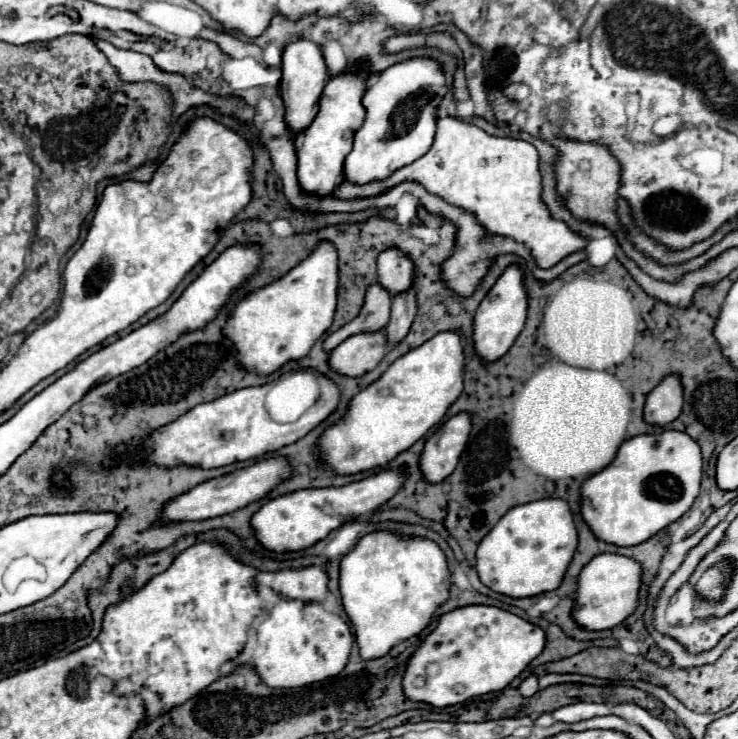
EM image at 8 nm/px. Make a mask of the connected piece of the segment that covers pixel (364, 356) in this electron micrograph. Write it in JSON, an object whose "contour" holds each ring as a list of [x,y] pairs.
{"contour":[[[382,330],[374,334],[354,334],[330,352],[328,366],[338,374],[360,378],[374,370],[386,352],[388,342]]]}

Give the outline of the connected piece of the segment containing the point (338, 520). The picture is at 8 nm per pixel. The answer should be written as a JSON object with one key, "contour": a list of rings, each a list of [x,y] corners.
{"contour":[[[386,470],[376,476],[340,486],[340,488],[310,488],[310,490],[296,490],[274,500],[268,500],[260,506],[250,518],[250,528],[254,538],[270,552],[298,552],[304,548],[314,546],[316,542],[324,540],[332,530],[340,528],[346,522],[356,520],[358,516],[380,508],[388,502],[398,488],[402,486],[404,476],[402,470]]]}

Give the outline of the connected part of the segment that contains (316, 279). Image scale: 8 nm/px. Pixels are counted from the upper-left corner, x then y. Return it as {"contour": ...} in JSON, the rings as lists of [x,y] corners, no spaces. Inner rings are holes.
{"contour":[[[320,242],[306,260],[302,260],[286,276],[278,278],[278,282],[252,290],[244,298],[236,300],[222,326],[222,334],[226,334],[234,350],[238,350],[238,366],[242,366],[242,370],[254,370],[254,374],[268,376],[280,370],[288,360],[304,358],[314,342],[332,326],[336,288],[336,248],[328,242]]]}

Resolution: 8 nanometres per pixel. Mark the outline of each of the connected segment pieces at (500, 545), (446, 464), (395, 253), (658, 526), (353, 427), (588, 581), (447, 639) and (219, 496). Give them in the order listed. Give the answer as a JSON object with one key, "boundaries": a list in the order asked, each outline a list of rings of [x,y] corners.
{"boundaries":[[[[544,498],[510,508],[478,544],[474,568],[480,582],[494,592],[512,598],[538,596],[560,586],[576,544],[576,528],[568,504],[564,500]]],[[[456,414],[446,420],[424,444],[420,454],[420,470],[426,482],[442,482],[448,478],[466,446],[470,434],[470,416]]],[[[386,250],[378,256],[376,282],[390,294],[402,294],[412,286],[412,260],[400,250]]],[[[666,430],[626,440],[610,466],[586,478],[580,486],[582,518],[594,536],[614,546],[636,546],[678,520],[700,490],[700,446],[684,432]]],[[[440,332],[400,356],[376,382],[360,390],[348,402],[346,414],[336,424],[322,430],[312,448],[318,466],[334,476],[388,466],[400,452],[408,450],[442,420],[450,404],[462,392],[462,370],[464,354],[460,332]]],[[[600,554],[590,560],[582,574],[578,576],[578,590],[572,606],[572,620],[584,630],[606,630],[618,626],[624,618],[628,618],[638,600],[640,588],[640,564],[626,556],[616,554]]],[[[464,606],[438,616],[436,628],[422,640],[402,678],[406,698],[436,708],[504,690],[544,648],[542,628],[496,606]]],[[[268,458],[262,462],[256,462],[250,468],[242,468],[236,470],[232,474],[224,474],[220,478],[212,478],[206,482],[200,482],[198,486],[190,488],[186,494],[180,494],[178,498],[170,498],[166,502],[166,506],[162,506],[162,514],[158,518],[158,522],[166,524],[166,522],[188,522],[188,520],[208,520],[208,518],[216,518],[228,512],[234,512],[238,508],[248,506],[250,502],[256,502],[260,498],[264,498],[280,480],[290,478],[290,466],[284,458]]]]}

